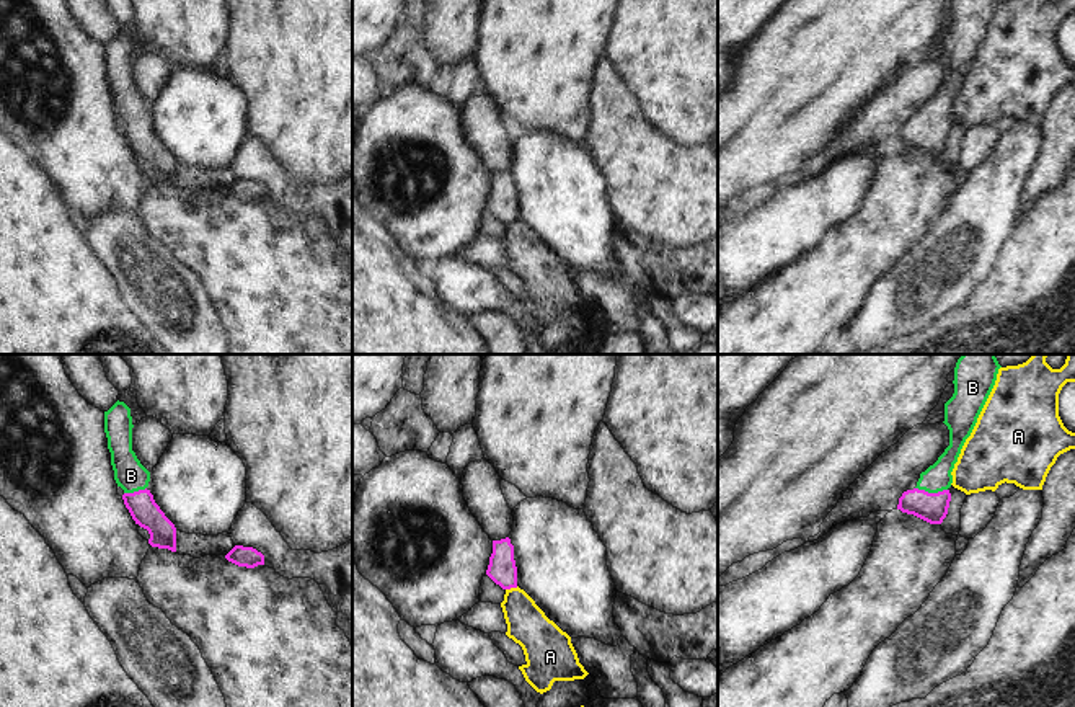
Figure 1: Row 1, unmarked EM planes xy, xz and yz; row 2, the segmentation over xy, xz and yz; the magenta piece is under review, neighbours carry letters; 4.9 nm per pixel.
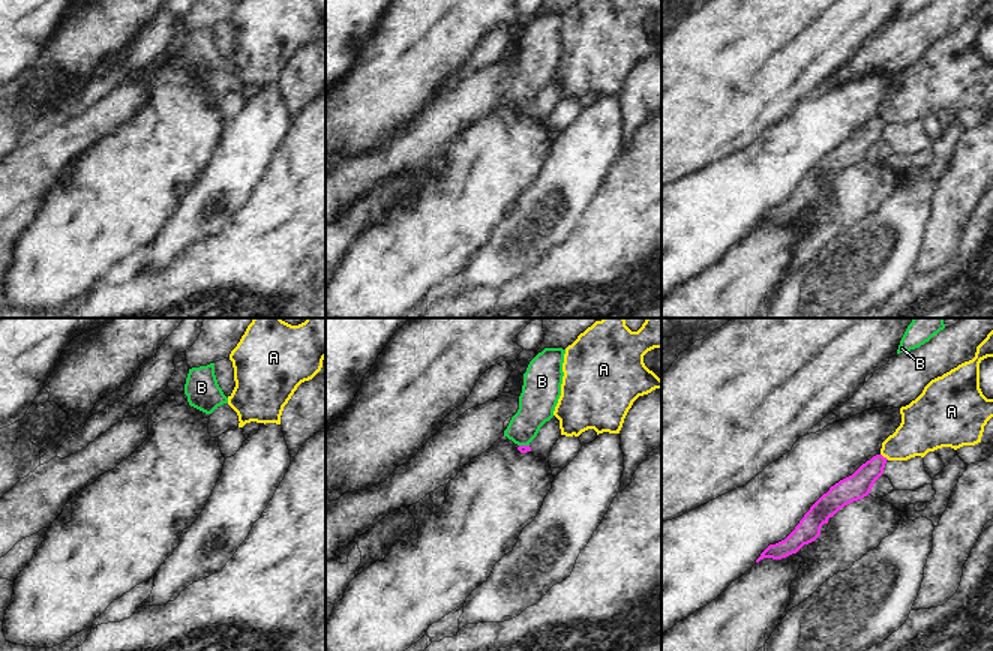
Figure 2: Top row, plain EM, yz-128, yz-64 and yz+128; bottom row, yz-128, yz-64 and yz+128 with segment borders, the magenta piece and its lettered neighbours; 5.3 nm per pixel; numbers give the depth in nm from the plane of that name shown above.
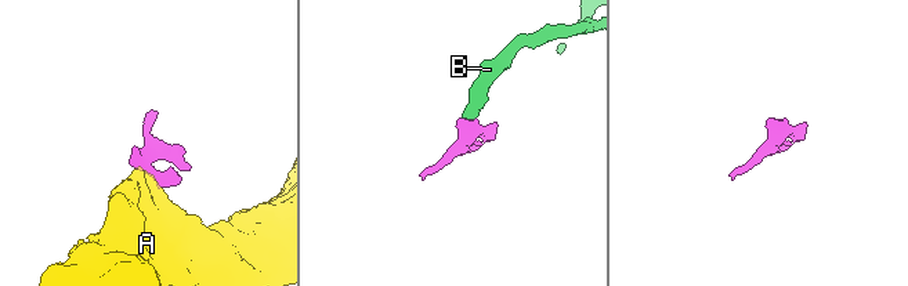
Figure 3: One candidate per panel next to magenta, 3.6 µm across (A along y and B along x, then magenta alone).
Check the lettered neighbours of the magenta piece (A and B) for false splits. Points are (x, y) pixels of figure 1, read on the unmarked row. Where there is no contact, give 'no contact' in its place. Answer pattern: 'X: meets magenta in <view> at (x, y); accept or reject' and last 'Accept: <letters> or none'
A: meets magenta in xz at (511, 221); reject
B: meets magenta in yz at (932, 128); accept
Accept: B

